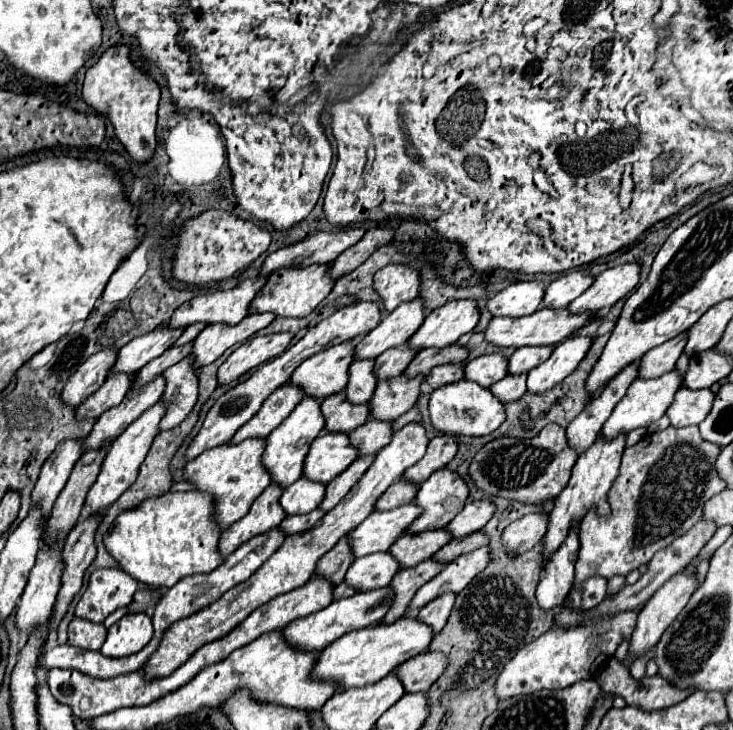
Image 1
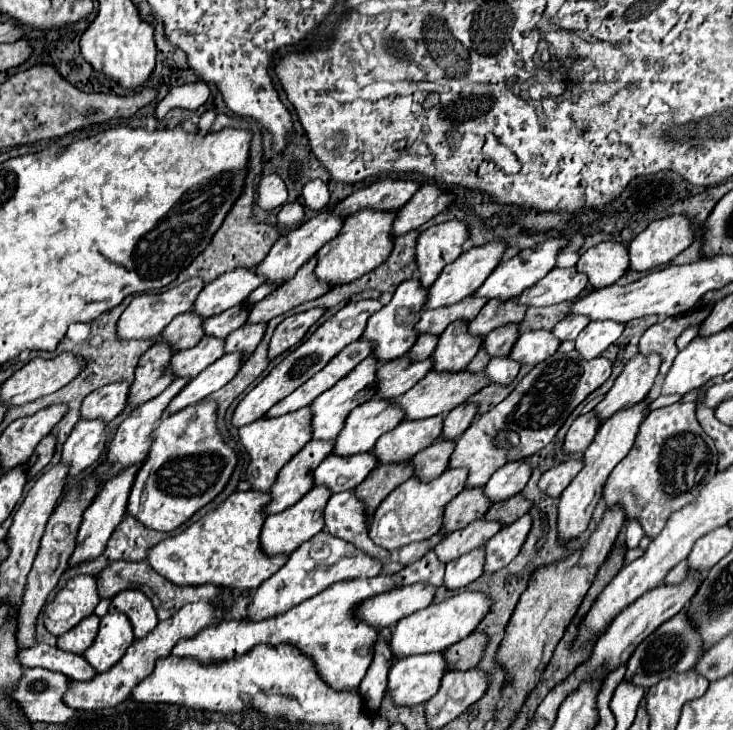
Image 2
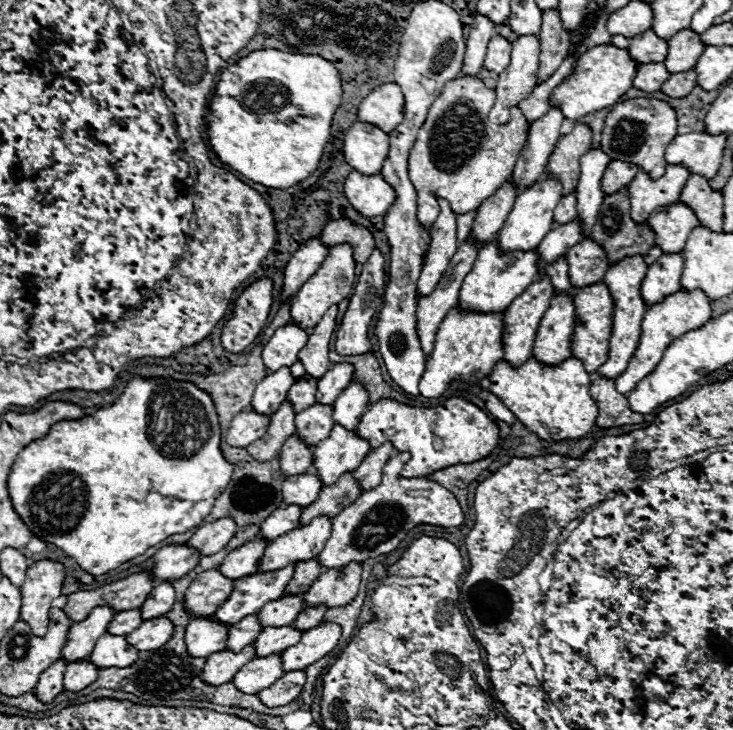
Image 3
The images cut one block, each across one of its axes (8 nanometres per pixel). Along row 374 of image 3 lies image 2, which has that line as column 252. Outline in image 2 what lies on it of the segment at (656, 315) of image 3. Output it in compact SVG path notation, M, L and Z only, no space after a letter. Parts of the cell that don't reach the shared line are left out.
M380 572L374 578L358 578L352 582L338 582L334 586L328 586L324 592L316 594L314 598L308 598L306 602L276 614L266 620L240 620L240 622L220 622L214 626L204 628L194 638L180 640L174 648L174 656L192 656L198 658L204 664L210 662L222 662L236 656L246 654L256 644L268 644L276 646L280 642L290 642L304 654L308 654L318 674L326 684L330 684L336 690L356 690L366 676L366 670L374 658L374 642L378 636L378 630L370 624L356 618L356 608L370 596L382 594L396 588L396 582L390 580L388 572Z

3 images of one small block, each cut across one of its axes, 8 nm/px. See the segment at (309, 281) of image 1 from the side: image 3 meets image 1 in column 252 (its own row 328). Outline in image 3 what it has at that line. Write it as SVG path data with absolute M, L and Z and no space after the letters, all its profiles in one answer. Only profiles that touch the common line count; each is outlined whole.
M338 244L338 246L330 248L330 252L328 252L326 260L322 262L322 266L318 268L318 272L298 290L296 298L292 300L292 308L290 308L292 322L296 326L300 326L302 330L312 330L330 306L338 304L340 300L344 300L352 292L352 288L356 284L354 266L356 266L356 262L354 262L350 244Z

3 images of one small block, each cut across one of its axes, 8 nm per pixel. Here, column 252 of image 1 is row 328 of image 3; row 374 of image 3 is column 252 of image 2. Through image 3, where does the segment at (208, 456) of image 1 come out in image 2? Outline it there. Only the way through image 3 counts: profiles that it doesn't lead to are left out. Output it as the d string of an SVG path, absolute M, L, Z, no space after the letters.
M300 408L296 412L288 412L278 418L260 418L252 424L246 424L240 428L240 442L250 454L250 466L248 466L248 482L252 484L252 490L270 492L280 468L296 456L306 442L312 440L312 412L310 408Z

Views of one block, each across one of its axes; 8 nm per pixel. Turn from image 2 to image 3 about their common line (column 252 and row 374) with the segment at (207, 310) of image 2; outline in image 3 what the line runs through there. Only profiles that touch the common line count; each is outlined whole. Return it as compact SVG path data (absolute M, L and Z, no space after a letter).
M280 368L278 372L268 374L254 390L252 408L264 416L274 414L278 406L286 400L286 394L292 384L294 384L294 378L290 374L290 368Z

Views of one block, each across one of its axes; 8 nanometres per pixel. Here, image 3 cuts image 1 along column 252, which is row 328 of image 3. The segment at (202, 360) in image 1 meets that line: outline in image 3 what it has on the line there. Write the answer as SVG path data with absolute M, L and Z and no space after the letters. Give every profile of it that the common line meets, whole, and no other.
M338 306L330 308L322 320L316 324L316 328L310 332L310 340L306 342L306 348L298 354L298 360L302 362L306 376L310 378L320 378L328 372L332 366L328 360L328 350L330 350L330 338L336 328L336 312Z

